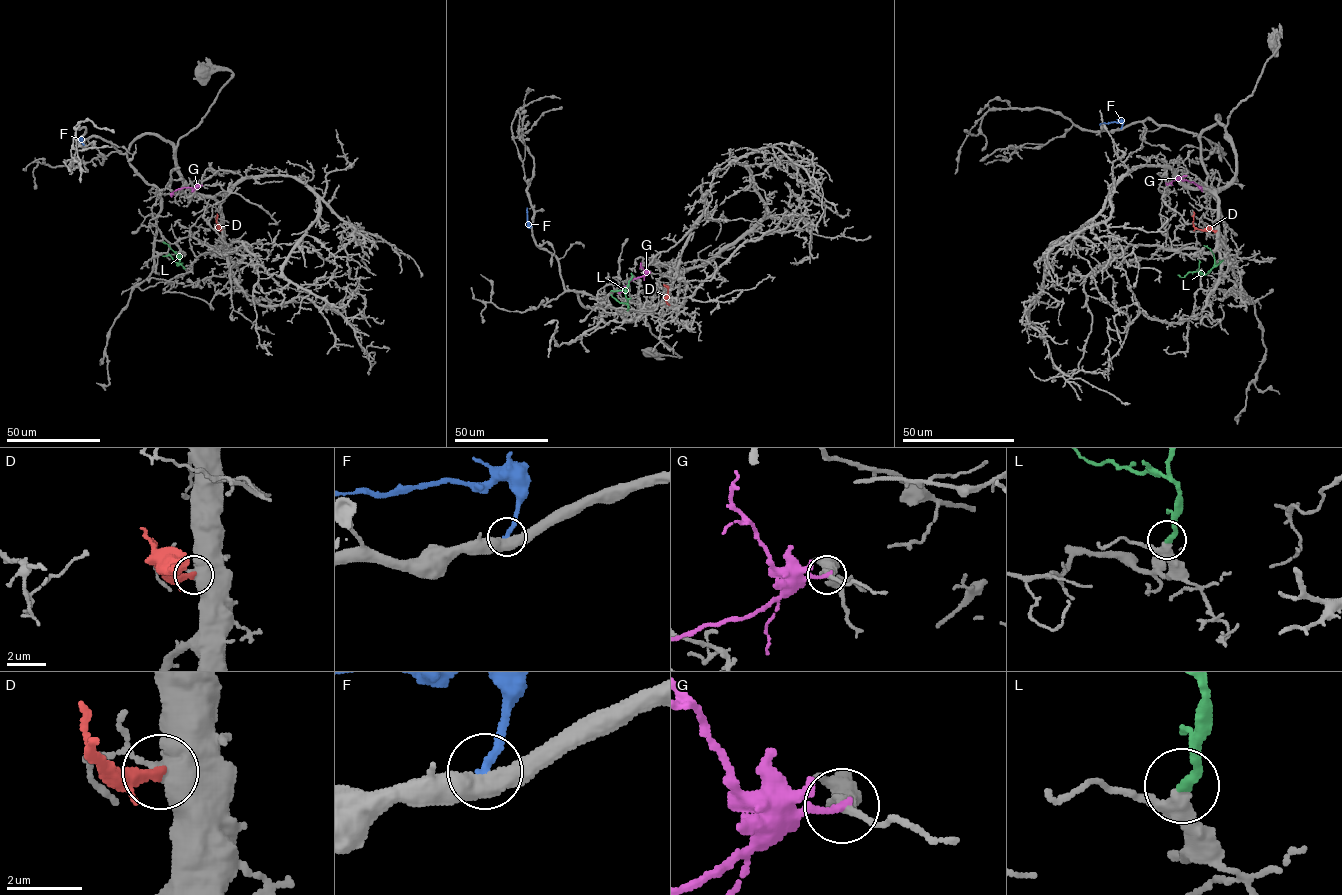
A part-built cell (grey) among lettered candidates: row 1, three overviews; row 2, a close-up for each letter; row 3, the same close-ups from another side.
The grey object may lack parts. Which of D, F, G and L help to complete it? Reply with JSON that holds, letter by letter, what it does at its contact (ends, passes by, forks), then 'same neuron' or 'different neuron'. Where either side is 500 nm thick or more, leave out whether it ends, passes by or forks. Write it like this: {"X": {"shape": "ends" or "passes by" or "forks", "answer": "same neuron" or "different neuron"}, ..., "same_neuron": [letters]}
{"D": {"shape": "ends", "answer": "different neuron"}, "F": {"answer": "different neuron"}, "G": {"shape": "ends", "answer": "different neuron"}, "L": {"shape": "ends", "answer": "same neuron"}, "same_neuron": ["L"]}

